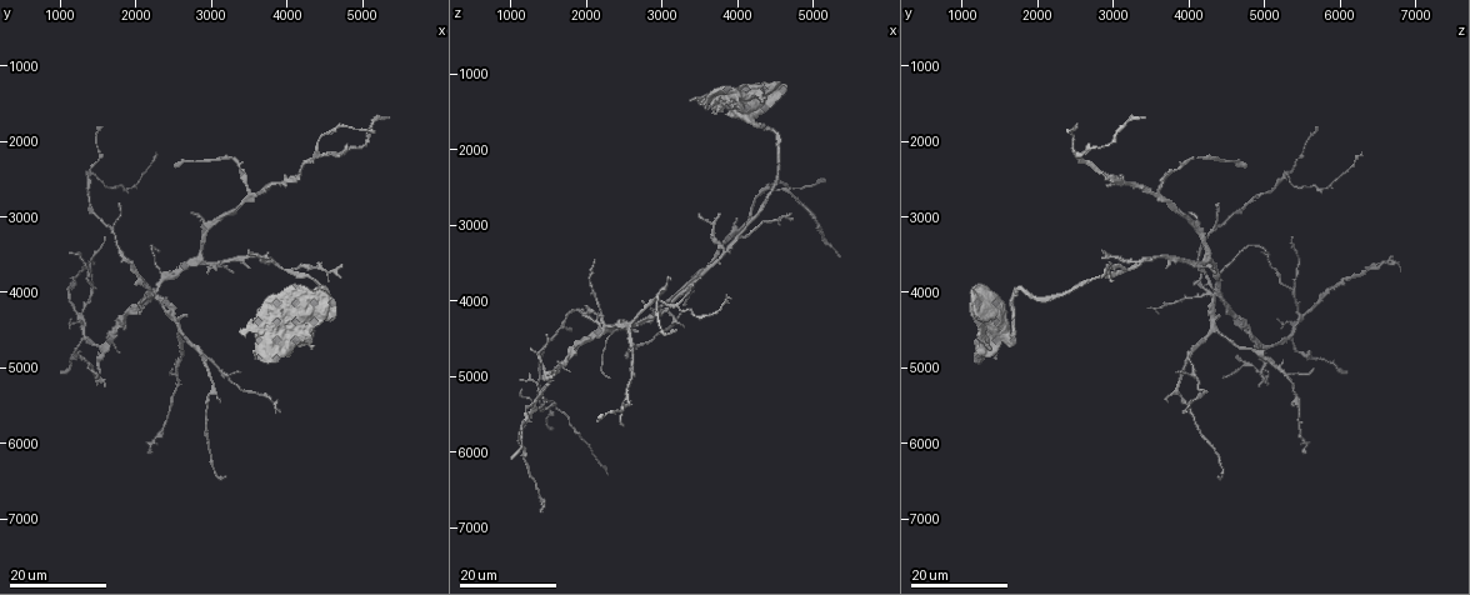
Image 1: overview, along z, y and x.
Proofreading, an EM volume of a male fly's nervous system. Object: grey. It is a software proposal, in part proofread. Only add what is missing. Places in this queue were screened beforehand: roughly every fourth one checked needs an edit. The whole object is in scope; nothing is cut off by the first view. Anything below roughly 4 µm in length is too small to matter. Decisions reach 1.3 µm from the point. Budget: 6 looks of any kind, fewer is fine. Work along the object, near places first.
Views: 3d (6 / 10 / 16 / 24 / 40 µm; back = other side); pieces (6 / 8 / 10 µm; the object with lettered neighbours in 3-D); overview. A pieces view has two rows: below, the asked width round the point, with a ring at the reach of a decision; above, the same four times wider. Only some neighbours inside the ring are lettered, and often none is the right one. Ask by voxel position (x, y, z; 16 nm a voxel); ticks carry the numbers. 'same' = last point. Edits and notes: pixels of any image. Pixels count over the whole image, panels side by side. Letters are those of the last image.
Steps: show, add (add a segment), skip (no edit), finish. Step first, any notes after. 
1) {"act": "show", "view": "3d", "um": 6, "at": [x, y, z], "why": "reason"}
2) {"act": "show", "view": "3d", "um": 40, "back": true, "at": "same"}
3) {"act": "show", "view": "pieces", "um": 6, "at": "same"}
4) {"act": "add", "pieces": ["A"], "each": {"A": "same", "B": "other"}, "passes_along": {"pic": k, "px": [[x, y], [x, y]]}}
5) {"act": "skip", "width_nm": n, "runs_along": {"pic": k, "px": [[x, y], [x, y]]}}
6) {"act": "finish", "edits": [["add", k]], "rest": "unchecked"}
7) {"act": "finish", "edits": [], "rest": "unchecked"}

{"act": "show", "view": "3d", "um": 24, "at": [4750, 3650, 2900], "why": "free end"}

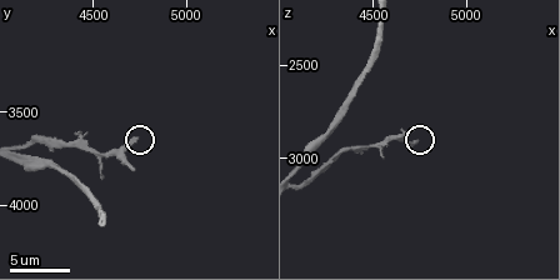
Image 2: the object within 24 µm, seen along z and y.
{"act": "show", "view": "pieces", "um": 8, "at": [4720, 3640, 2920]}

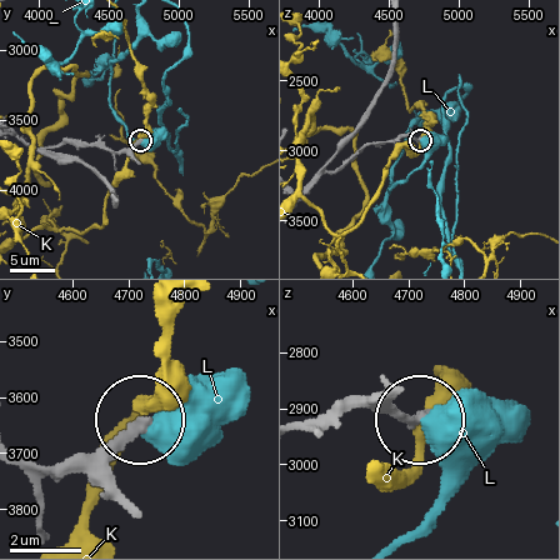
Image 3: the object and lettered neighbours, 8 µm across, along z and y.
{"act": "skip", "each": {"K": "other", "L": "other"}, "found": "none of them fits"}

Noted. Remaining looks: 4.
{"act": "show", "view": "3d", "um": 24, "at": [3200, 6450, 4400], "why": "end of a long branch"}

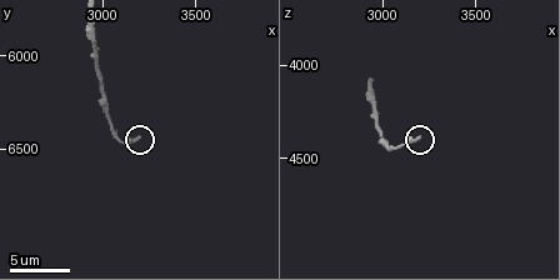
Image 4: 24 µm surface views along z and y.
{"act": "show", "view": "pieces", "um": 10, "at": [3200, 6440, 4400]}

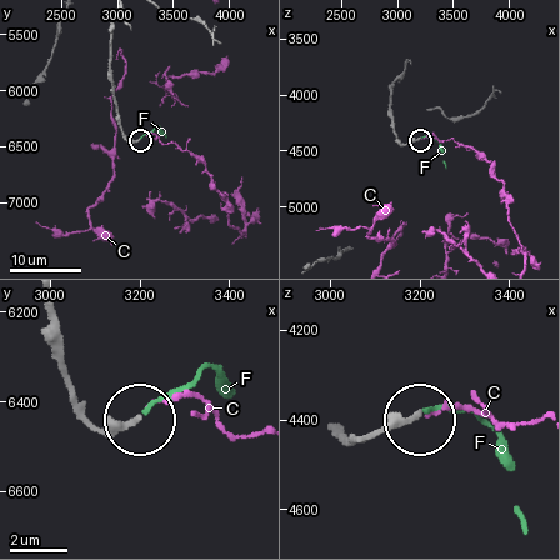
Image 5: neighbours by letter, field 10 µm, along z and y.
{"act": "add", "pieces": ["F"], "each": {"C": "other", "F": "same"}, "found": "it goes on there"}

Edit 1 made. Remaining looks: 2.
{"act": "finish", "edits": [["add", 5]], "rest": "unchecked"}

